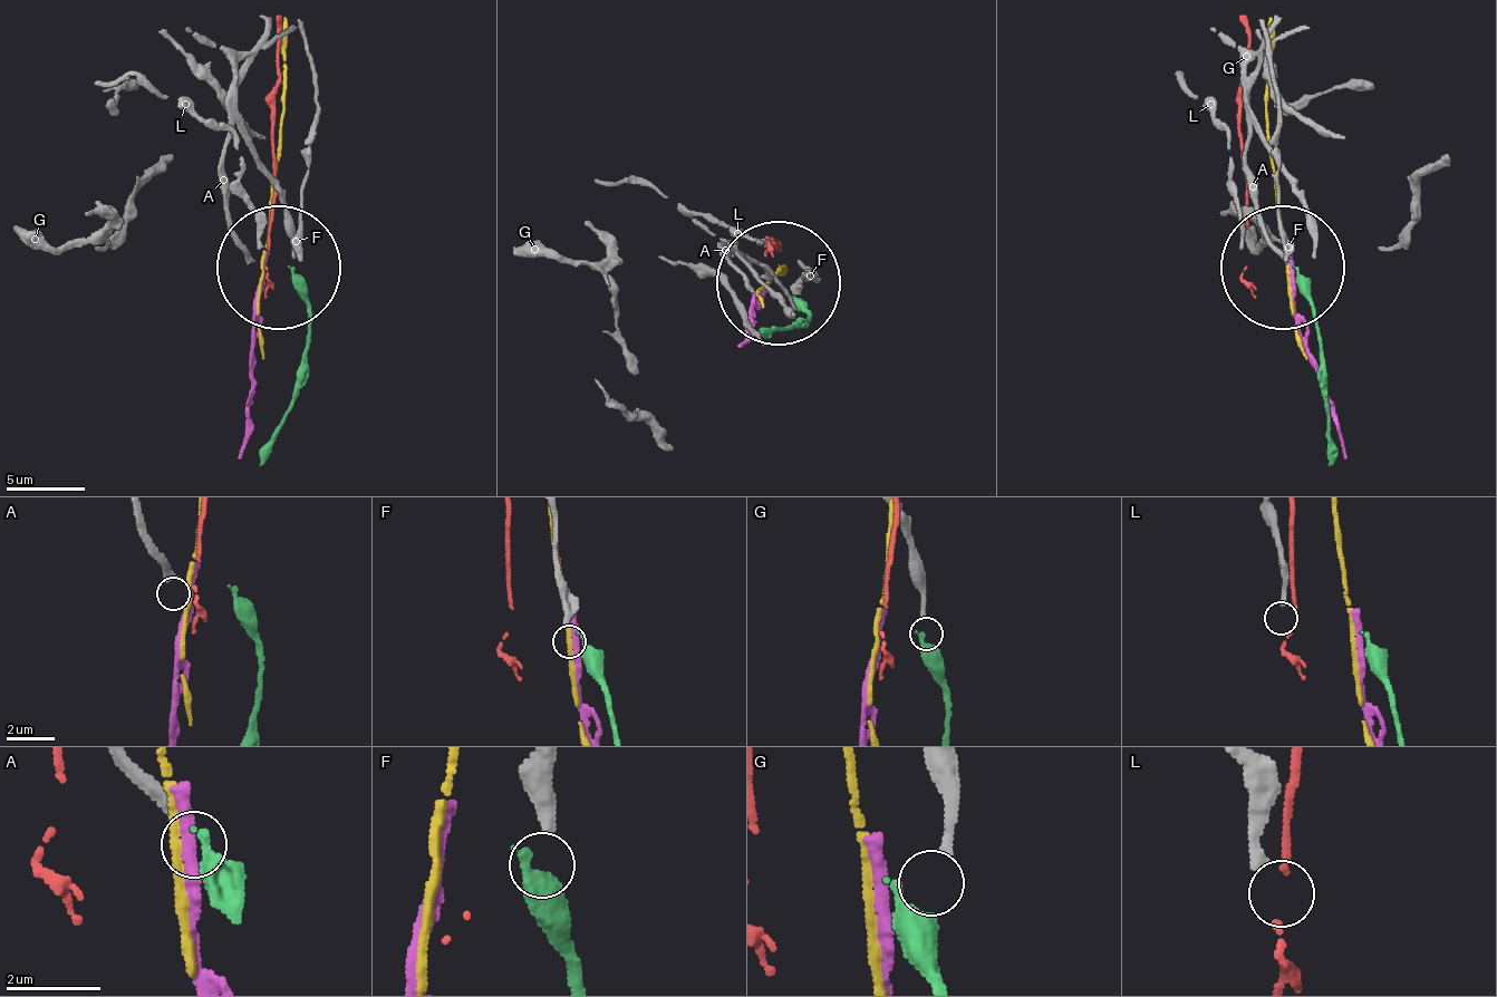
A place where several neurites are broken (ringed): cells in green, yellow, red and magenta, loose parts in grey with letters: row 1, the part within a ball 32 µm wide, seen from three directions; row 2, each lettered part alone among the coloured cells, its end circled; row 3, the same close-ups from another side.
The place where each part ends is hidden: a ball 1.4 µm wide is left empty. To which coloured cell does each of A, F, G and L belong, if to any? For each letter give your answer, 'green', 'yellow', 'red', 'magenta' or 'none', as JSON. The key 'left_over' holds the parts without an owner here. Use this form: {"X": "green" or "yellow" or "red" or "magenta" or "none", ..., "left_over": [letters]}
{"A": "none", "F": "none", "G": "none", "L": "none", "left_over": ["A", "F", "G", "L"]}

